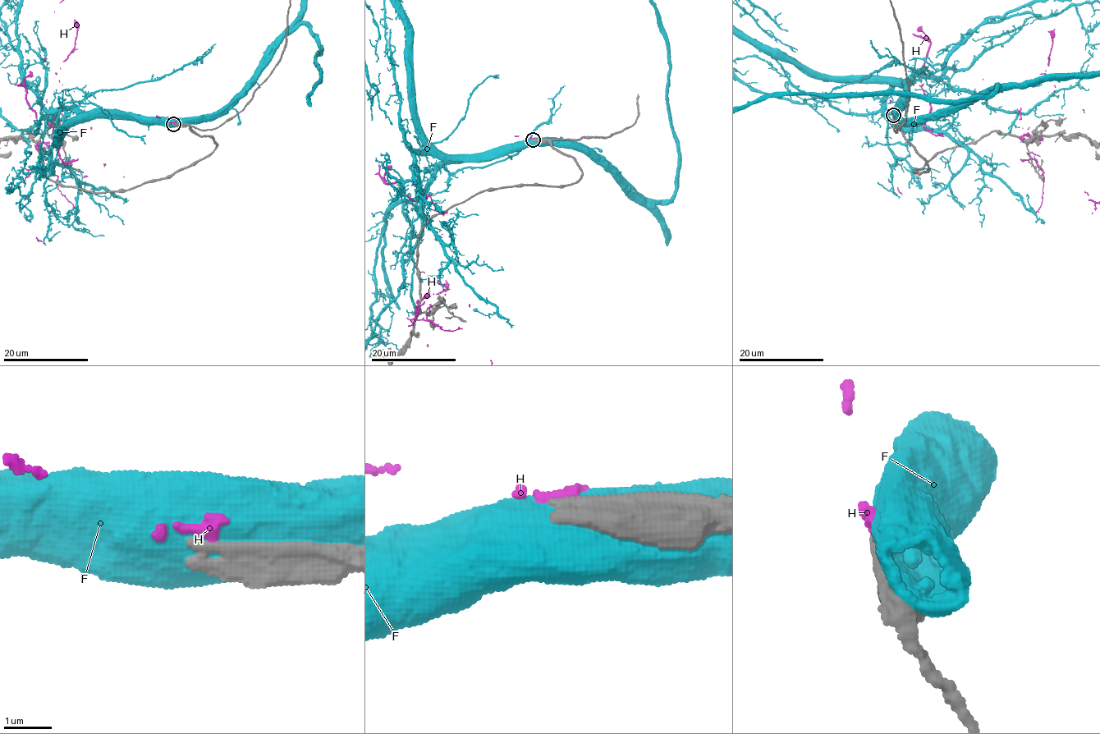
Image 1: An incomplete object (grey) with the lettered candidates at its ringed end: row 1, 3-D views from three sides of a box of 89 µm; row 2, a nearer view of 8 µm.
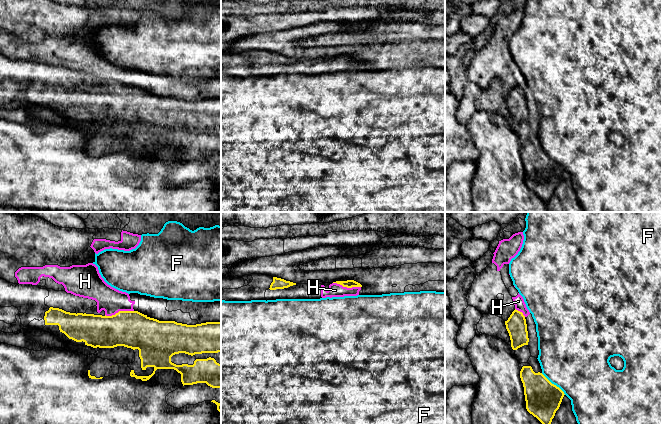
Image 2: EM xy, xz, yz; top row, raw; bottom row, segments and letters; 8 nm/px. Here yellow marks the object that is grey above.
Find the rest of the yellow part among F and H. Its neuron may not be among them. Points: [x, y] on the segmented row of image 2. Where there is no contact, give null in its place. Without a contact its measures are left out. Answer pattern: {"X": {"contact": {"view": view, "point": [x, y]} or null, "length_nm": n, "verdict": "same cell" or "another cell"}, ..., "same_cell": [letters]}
{"F": {"contact": {"view": "yz", "point": [553, 384]}, "length_nm": 260, "verdict": "another cell"}, "H": {"contact": {"view": "xy", "point": [119, 311]}, "length_nm": 240, "verdict": "another cell"}, "same_cell": []}

